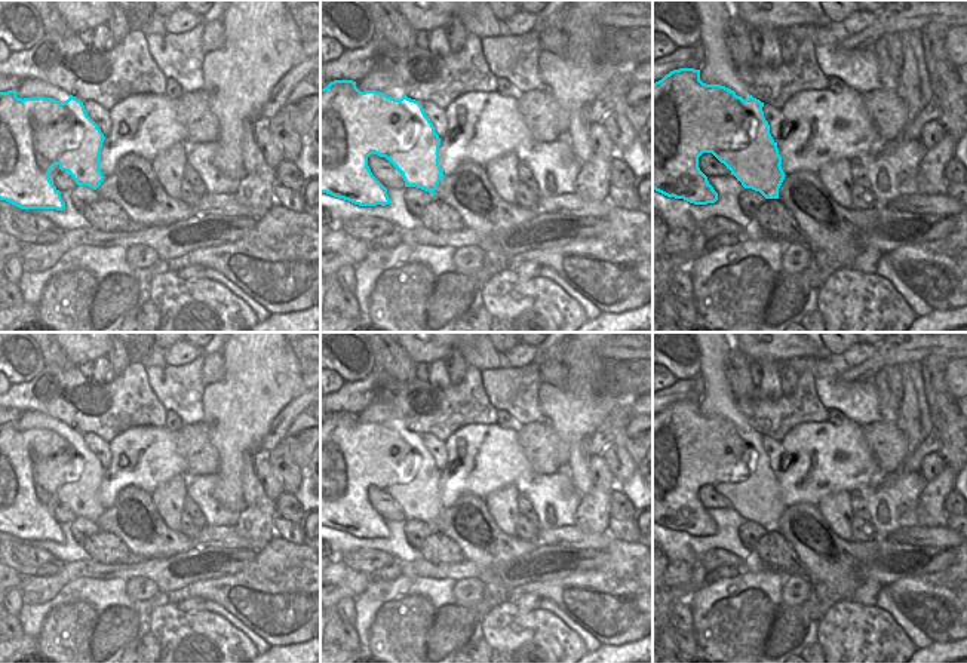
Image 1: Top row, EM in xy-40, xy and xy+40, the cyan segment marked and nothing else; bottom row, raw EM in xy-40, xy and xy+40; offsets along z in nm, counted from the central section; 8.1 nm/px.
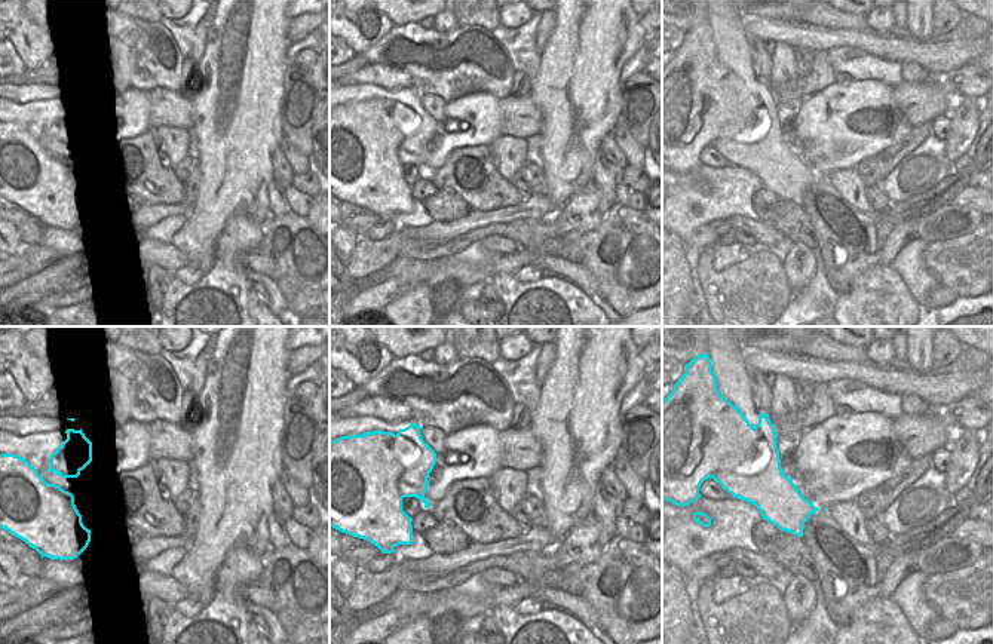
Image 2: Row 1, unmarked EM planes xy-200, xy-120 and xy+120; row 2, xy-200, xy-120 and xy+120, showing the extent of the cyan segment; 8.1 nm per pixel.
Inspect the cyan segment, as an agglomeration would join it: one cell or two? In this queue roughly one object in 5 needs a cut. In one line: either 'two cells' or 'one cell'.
two cells

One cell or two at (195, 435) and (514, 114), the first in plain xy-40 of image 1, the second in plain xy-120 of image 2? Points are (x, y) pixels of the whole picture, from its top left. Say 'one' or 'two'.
one

